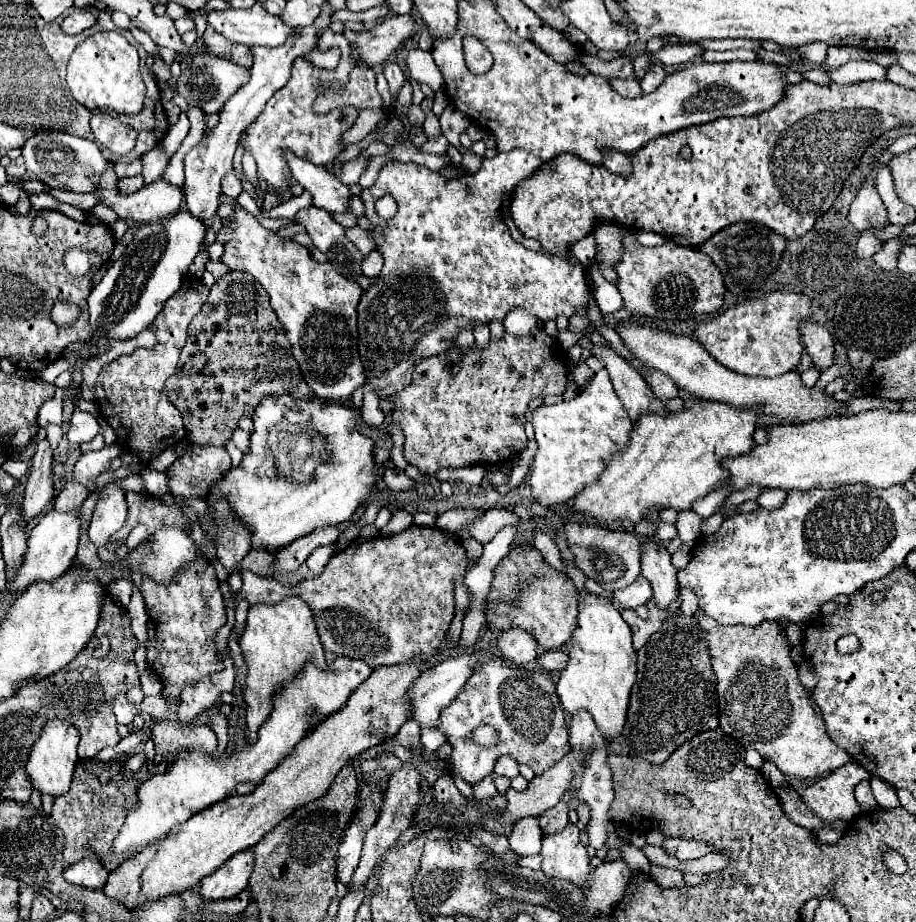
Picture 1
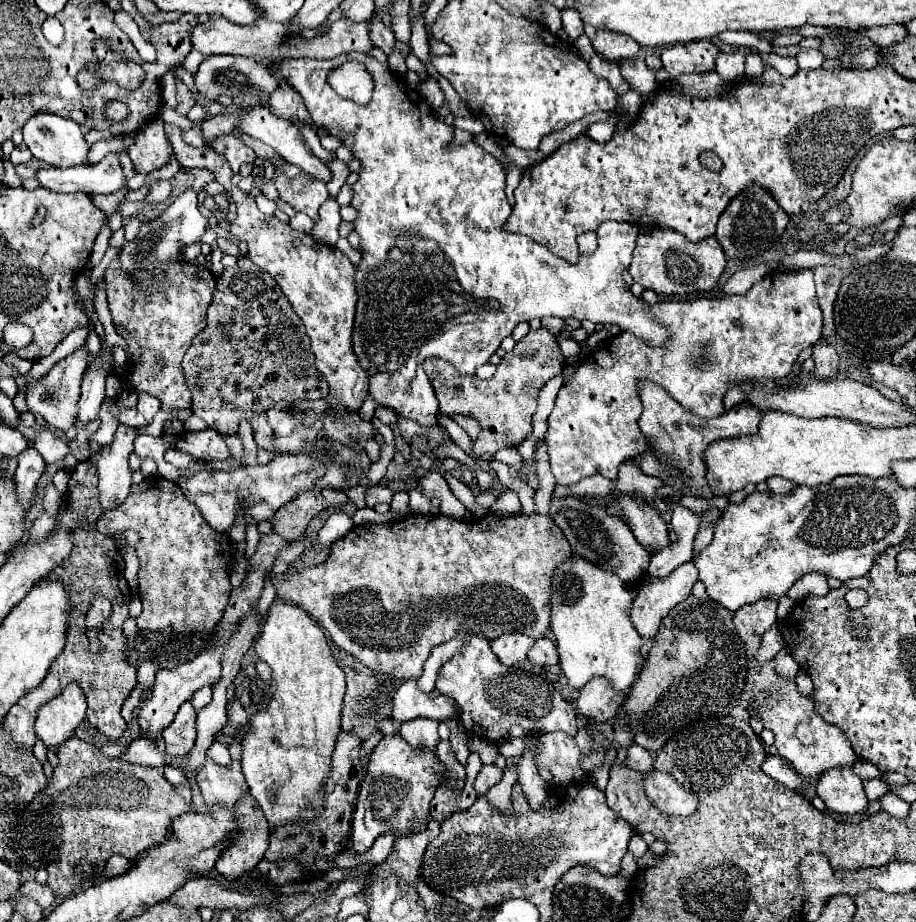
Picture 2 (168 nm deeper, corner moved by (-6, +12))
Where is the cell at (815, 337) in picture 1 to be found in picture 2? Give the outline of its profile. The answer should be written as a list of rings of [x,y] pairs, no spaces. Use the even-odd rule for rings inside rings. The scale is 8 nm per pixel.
[[[822,342],[822,344],[814,346],[812,358],[814,358],[815,367],[812,372],[807,374],[808,376],[829,379],[838,374],[838,354],[836,354],[836,348],[832,344]]]

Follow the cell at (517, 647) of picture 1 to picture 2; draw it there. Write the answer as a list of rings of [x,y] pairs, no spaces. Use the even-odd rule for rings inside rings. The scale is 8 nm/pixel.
[[[504,634],[492,642],[492,652],[506,666],[516,666],[526,658],[526,650],[534,644],[532,638],[524,634]]]

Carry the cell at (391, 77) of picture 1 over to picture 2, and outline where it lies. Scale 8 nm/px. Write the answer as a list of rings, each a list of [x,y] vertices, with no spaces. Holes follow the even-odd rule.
[[[376,16],[370,18],[370,40],[374,46],[382,48],[386,54],[390,54],[396,38],[394,38],[394,32]]]

